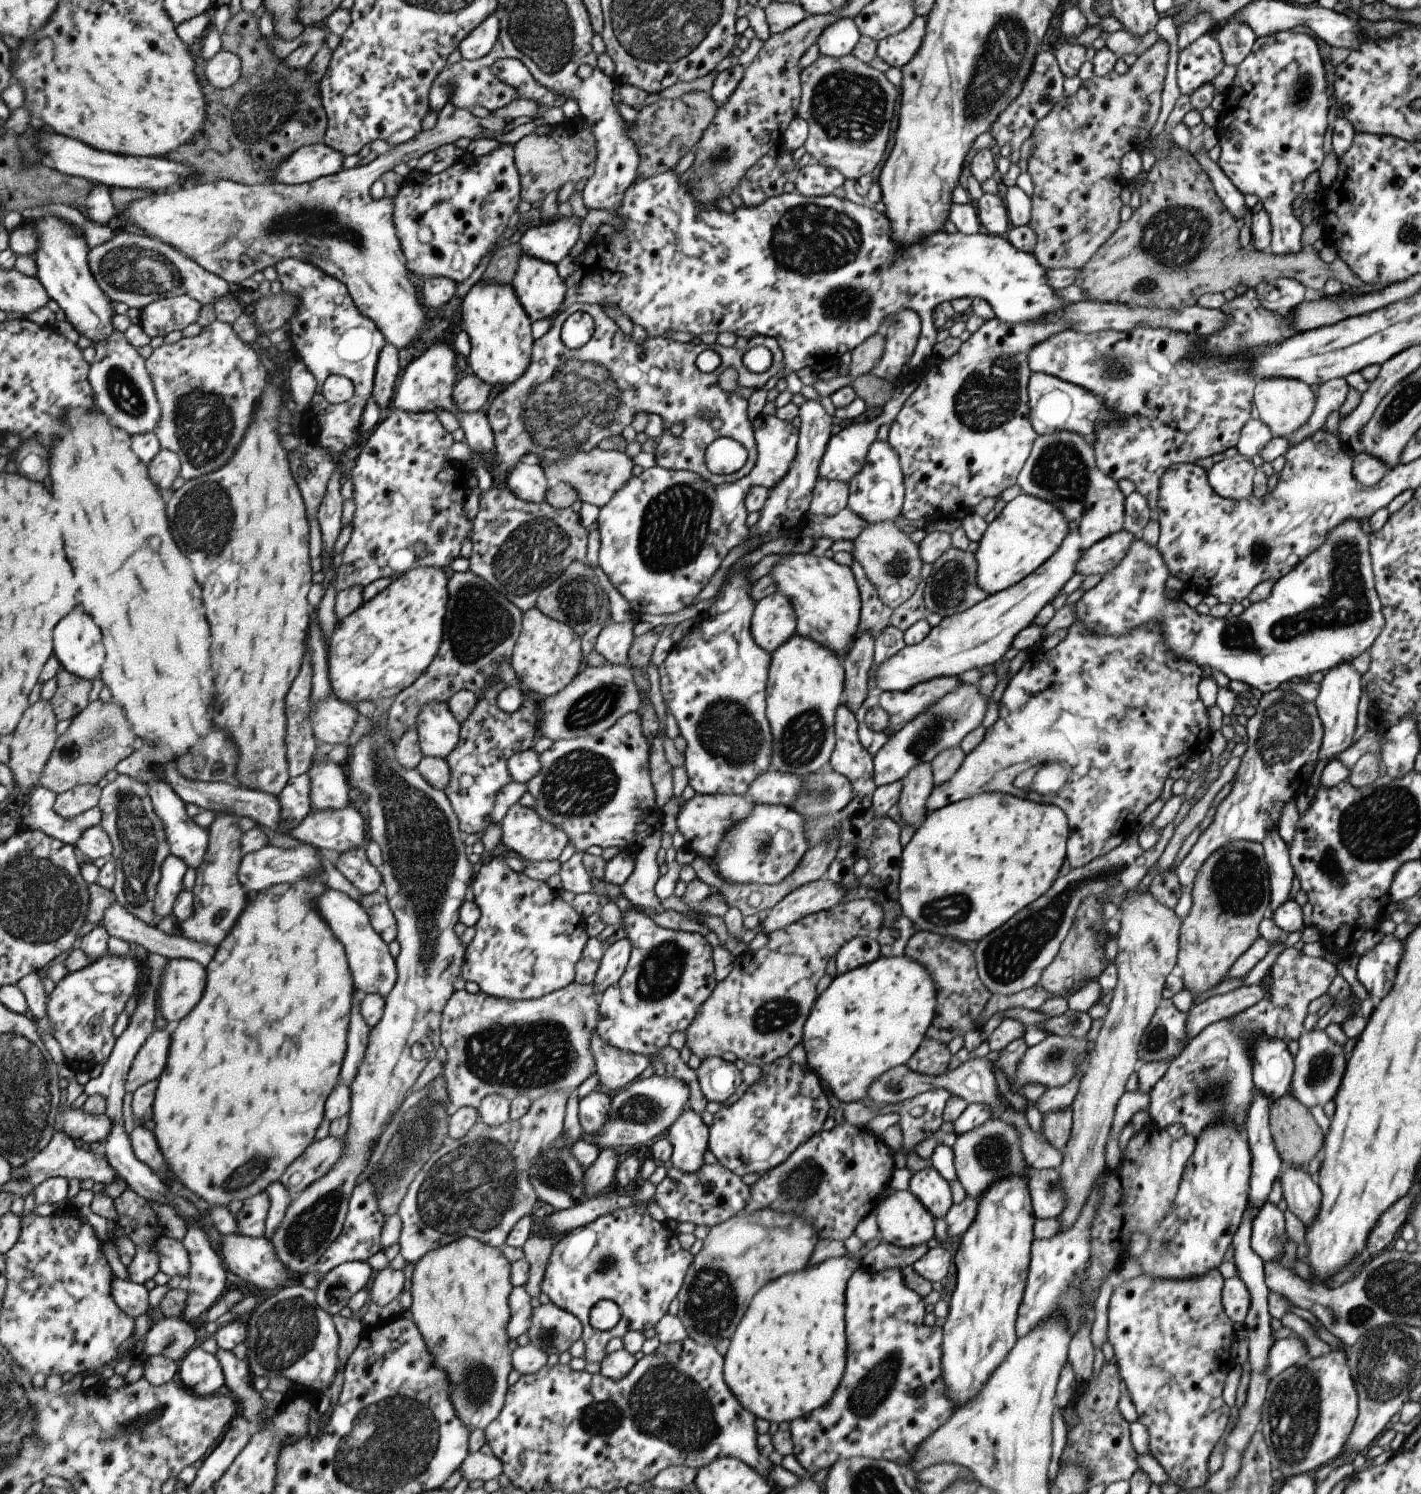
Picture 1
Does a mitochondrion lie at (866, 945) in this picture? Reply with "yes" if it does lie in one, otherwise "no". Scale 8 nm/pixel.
no

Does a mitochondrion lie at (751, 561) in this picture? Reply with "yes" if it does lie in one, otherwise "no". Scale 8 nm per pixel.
no

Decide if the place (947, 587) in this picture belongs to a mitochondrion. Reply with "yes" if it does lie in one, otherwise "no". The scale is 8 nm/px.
yes

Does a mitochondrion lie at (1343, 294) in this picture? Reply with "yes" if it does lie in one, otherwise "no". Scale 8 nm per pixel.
no

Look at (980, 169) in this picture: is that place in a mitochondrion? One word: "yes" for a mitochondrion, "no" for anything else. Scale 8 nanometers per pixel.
no

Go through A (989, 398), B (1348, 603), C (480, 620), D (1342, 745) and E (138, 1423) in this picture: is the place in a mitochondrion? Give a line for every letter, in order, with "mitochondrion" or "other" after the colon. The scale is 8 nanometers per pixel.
A: mitochondrion
B: mitochondrion
C: mitochondrion
D: other
E: mitochondrion

